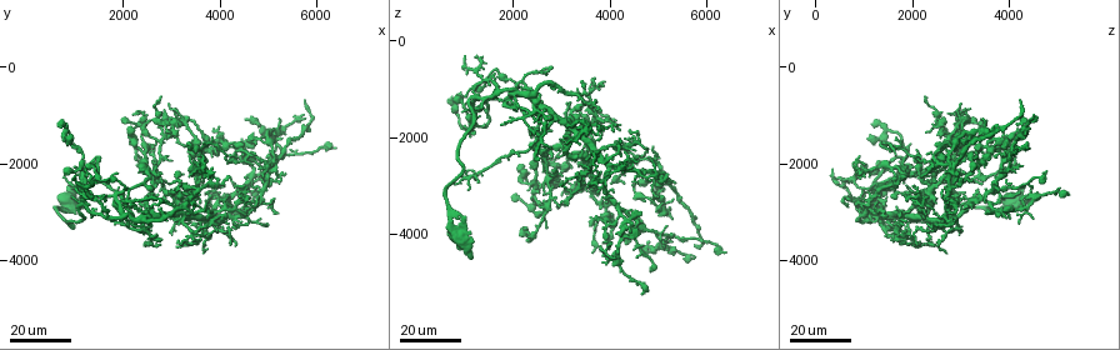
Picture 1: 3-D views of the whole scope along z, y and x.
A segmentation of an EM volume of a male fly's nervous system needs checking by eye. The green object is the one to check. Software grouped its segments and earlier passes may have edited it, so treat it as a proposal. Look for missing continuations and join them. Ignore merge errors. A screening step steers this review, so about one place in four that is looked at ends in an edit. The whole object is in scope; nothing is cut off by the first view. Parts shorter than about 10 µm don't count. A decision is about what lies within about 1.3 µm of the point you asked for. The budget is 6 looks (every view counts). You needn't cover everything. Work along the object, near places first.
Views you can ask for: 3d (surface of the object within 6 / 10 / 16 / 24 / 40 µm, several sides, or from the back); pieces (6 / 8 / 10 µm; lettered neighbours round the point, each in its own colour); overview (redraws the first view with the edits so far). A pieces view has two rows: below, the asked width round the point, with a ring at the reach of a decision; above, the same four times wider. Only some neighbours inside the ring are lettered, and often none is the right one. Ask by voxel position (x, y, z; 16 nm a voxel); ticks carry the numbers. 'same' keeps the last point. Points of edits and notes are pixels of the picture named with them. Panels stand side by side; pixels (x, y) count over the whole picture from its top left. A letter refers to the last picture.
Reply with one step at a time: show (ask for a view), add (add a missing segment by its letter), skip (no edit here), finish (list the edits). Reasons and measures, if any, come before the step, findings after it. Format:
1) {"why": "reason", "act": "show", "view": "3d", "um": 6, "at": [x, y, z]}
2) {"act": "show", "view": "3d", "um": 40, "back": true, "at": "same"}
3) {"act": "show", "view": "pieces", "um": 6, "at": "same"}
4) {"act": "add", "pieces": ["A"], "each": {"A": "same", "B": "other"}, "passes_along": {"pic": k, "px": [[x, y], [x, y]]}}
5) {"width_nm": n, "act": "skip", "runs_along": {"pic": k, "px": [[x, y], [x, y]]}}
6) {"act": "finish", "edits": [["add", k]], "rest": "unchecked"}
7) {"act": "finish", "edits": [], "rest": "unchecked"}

{"why": "long arm stops here", "act": "show", "view": "3d", "um": 24, "at": [1950, 1100, 3250]}

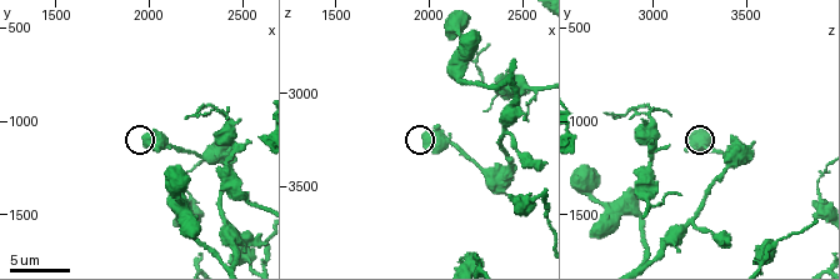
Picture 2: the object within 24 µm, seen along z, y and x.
{"act": "show", "view": "pieces", "um": 10, "at": [1980, 1080, 3220]}

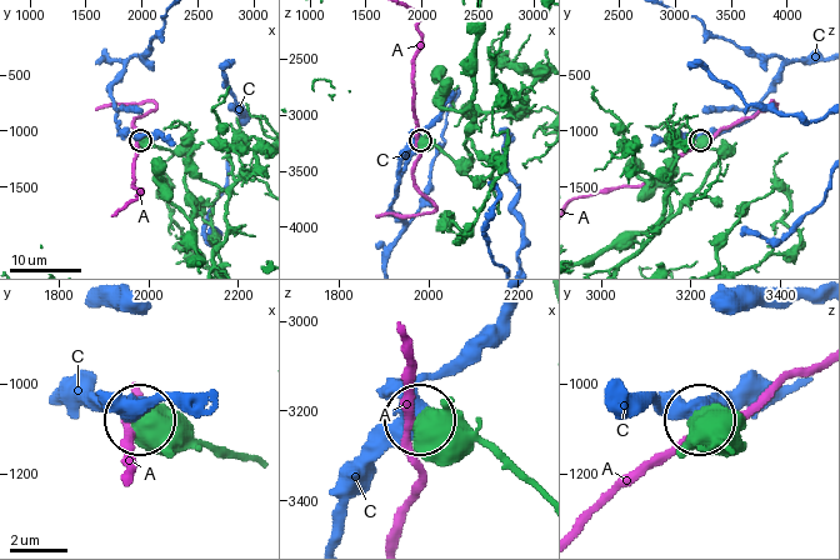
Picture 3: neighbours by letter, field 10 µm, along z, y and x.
{"act": "skip", "each": {"A": "other", "C": "other"}, "runs_along": {"pic": 3, "px": [[251, 458], [139, 420]]}, "found": "no lettered segment goes on from it"}

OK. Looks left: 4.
{"why": "free end", "act": "show", "view": "3d", "um": 16, "at": [1200, 1950, 1300]}

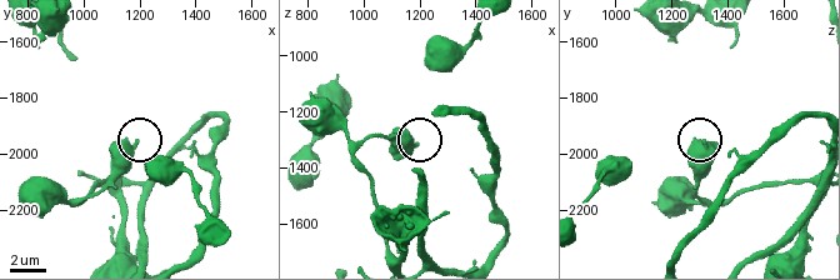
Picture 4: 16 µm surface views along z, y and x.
{"why": "what lies round it", "act": "show", "view": "pieces", "um": 6, "at": [1190, 1950, 1320]}

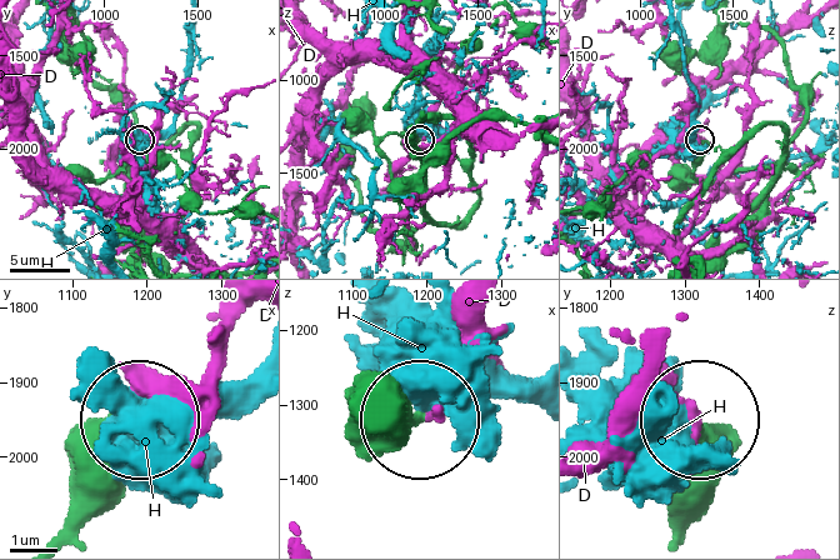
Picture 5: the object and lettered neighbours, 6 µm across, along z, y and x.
{"width_nm": 440, "act": "skip", "each": {"D": "other", "H": "other"}, "runs_along": {"pic": 5, "px": [[673, 510], [696, 419]]}, "found": "no lettered segment goes on from it"}

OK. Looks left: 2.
{"why": "tapers out", "act": "show", "view": "3d", "um": 16, "at": [4900, 3250, 2450]}

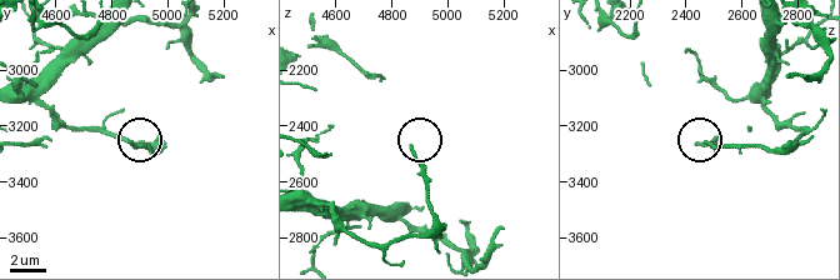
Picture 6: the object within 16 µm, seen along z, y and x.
{"act": "show", "view": "pieces", "um": 6, "at": [4870, 3260, 2490]}

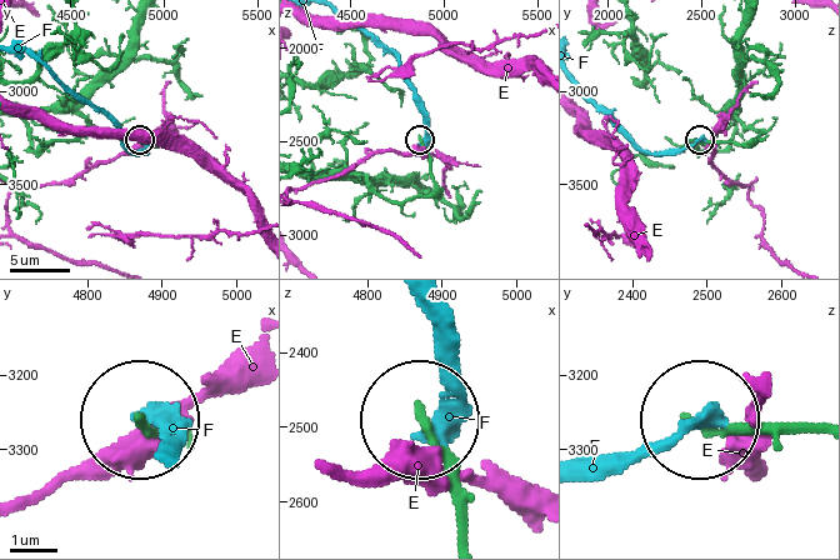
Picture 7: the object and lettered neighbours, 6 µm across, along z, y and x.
{"act": "skip", "each": {"E": "other", "F": "other"}, "runs_along": {"pic": 7, "px": [[468, 534], [459, 475], [424, 419]]}, "found": "no lettered segment goes on from it"}

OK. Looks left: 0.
{"act": "finish", "edits": [], "rest": "unchecked"}

